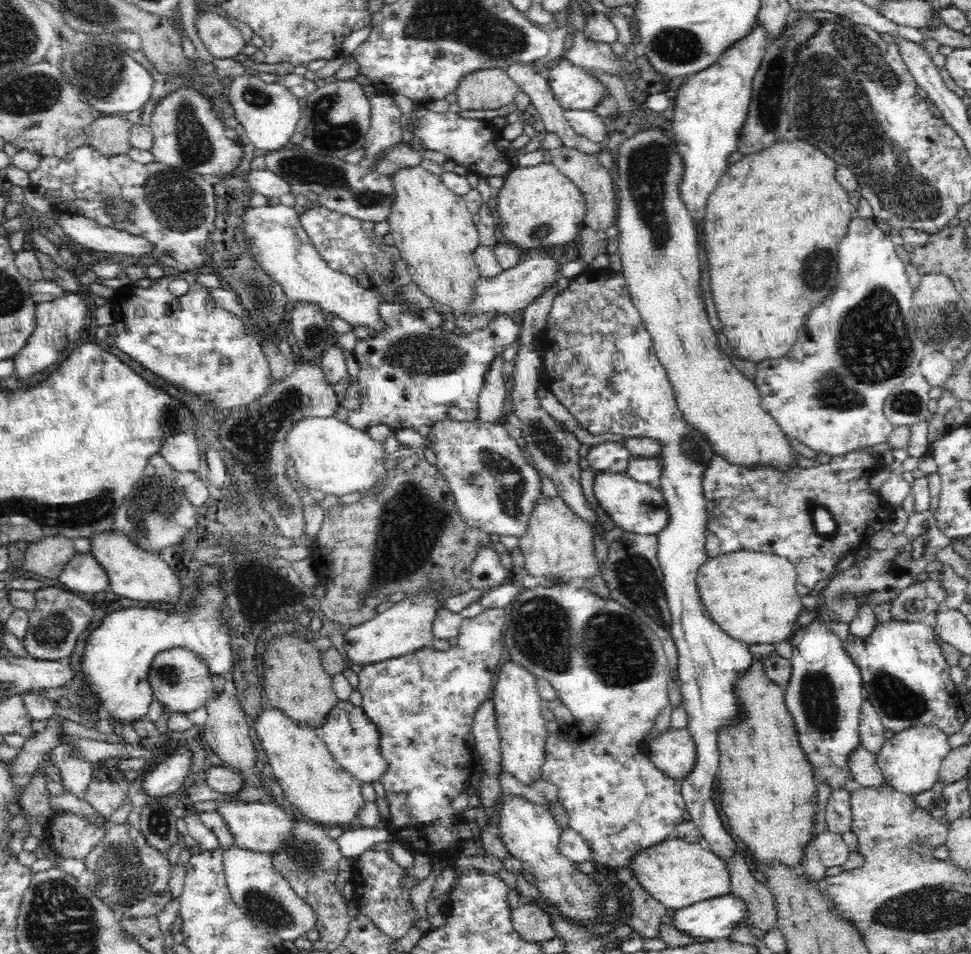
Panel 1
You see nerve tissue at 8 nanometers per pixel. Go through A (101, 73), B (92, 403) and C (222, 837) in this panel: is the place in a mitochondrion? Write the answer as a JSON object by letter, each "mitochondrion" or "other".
{"A":"mitochondrion","B":"other","C":"other"}

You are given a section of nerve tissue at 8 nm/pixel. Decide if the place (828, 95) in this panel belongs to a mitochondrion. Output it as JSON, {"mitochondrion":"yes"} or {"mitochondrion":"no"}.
{"mitochondrion":"yes"}

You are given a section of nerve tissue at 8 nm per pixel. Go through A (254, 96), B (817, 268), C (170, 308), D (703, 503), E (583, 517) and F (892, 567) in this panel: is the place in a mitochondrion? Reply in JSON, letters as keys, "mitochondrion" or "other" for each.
{"A":"mitochondrion","B":"mitochondrion","C":"other","D":"other","E":"other","F":"mitochondrion"}

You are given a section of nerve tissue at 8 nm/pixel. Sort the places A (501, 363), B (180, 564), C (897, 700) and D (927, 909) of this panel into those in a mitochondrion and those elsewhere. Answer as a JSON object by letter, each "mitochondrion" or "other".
{"A":"other","B":"other","C":"mitochondrion","D":"mitochondrion"}

